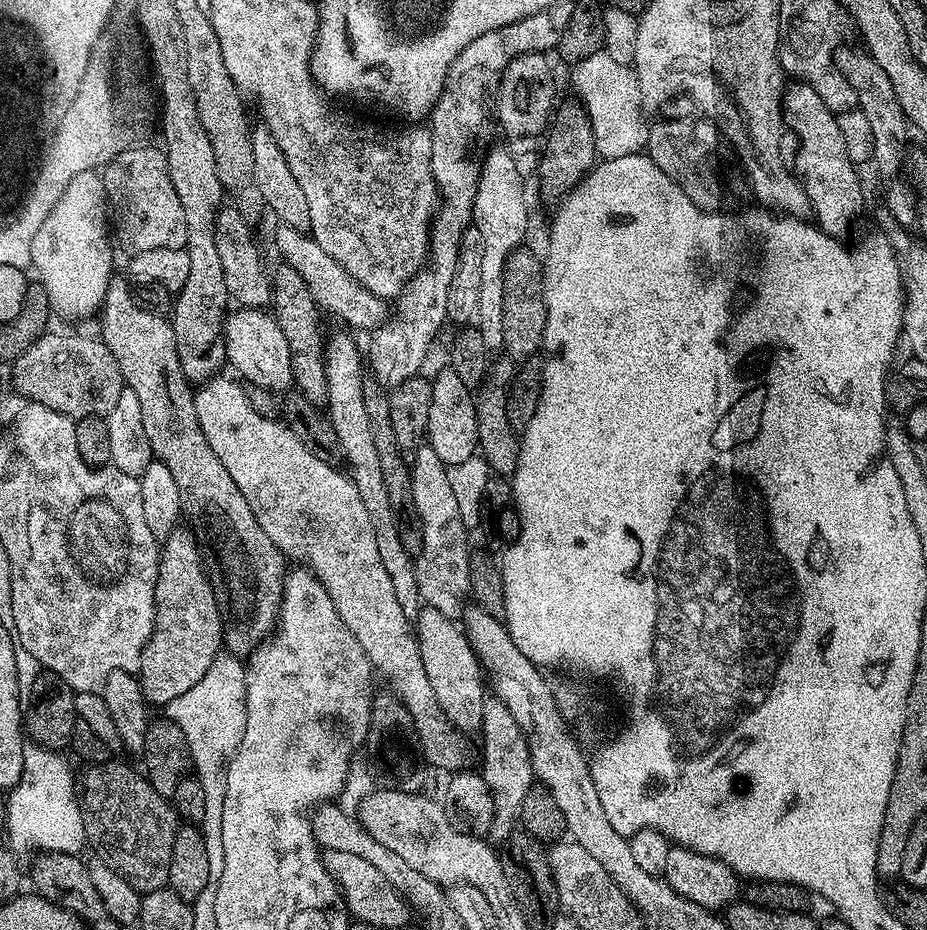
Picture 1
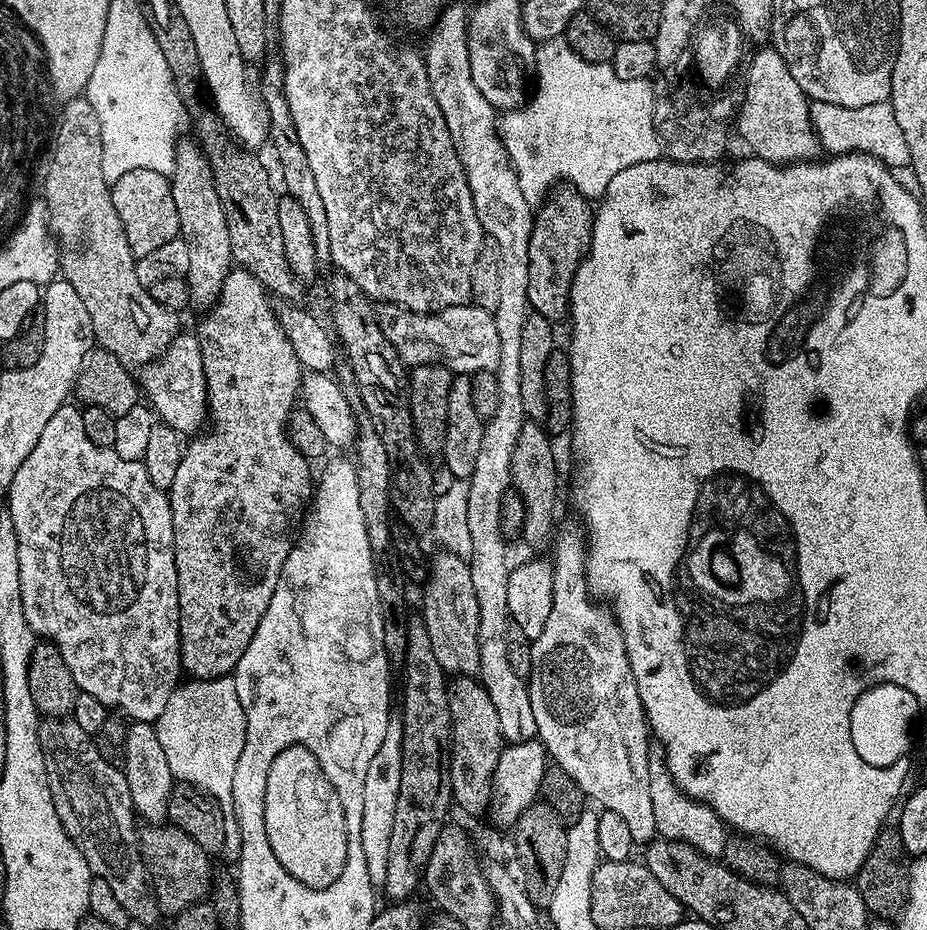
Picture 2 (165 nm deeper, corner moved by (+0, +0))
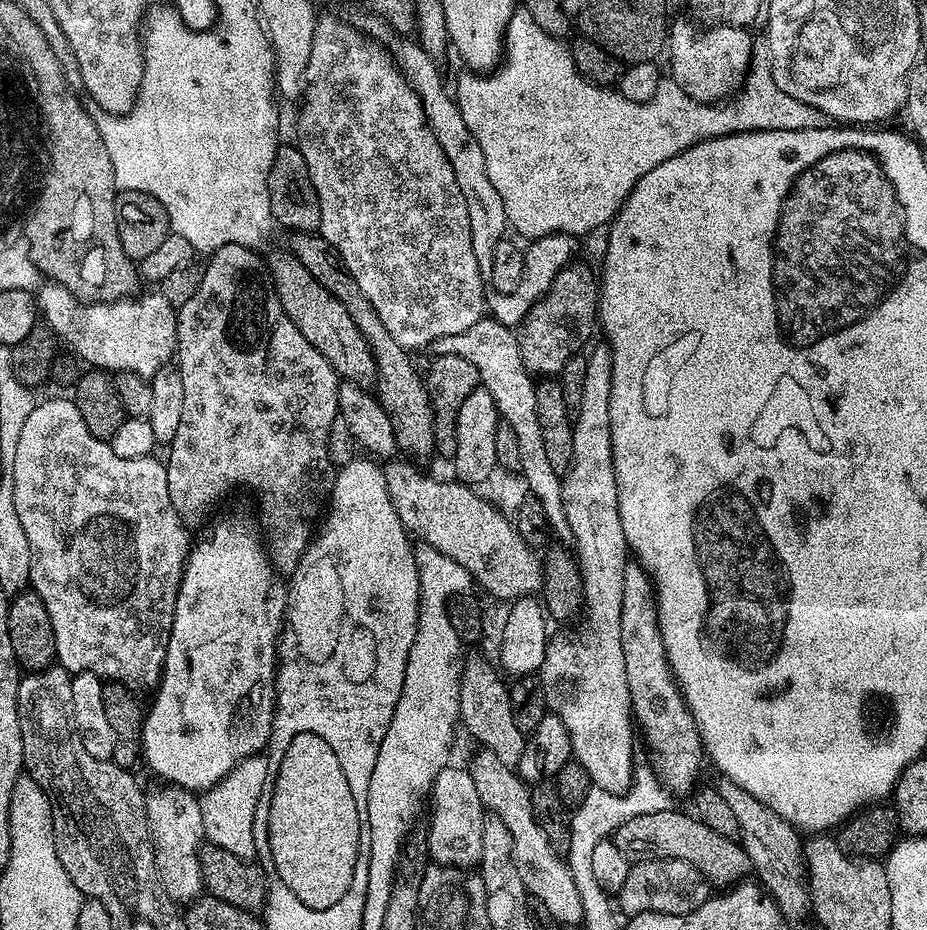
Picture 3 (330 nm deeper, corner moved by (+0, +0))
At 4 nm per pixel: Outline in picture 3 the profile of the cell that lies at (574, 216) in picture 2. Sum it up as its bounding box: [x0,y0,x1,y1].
[518,262,599,378]

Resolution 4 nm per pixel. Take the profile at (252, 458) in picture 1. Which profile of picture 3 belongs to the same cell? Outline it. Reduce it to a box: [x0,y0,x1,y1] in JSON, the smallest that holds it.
[37,281,177,378]

